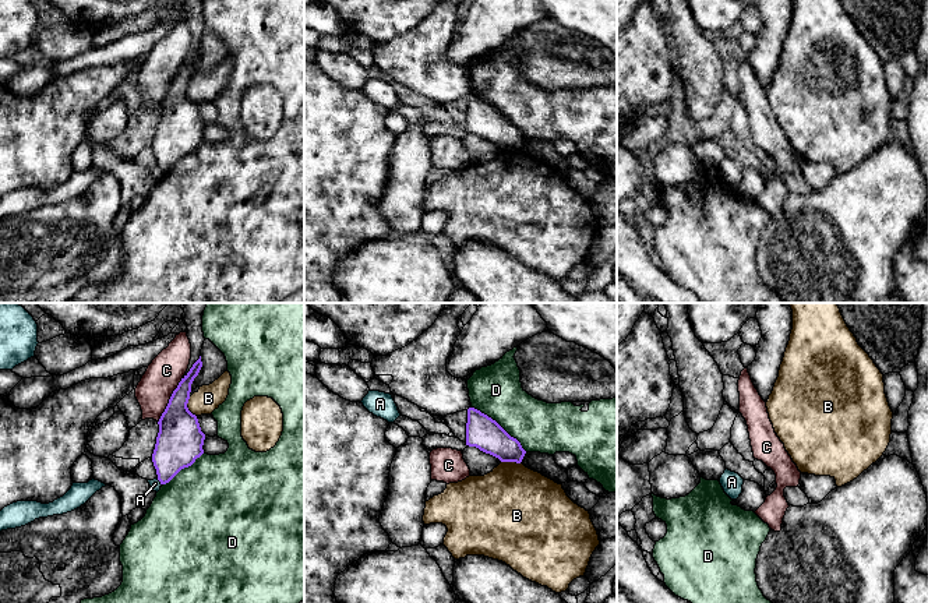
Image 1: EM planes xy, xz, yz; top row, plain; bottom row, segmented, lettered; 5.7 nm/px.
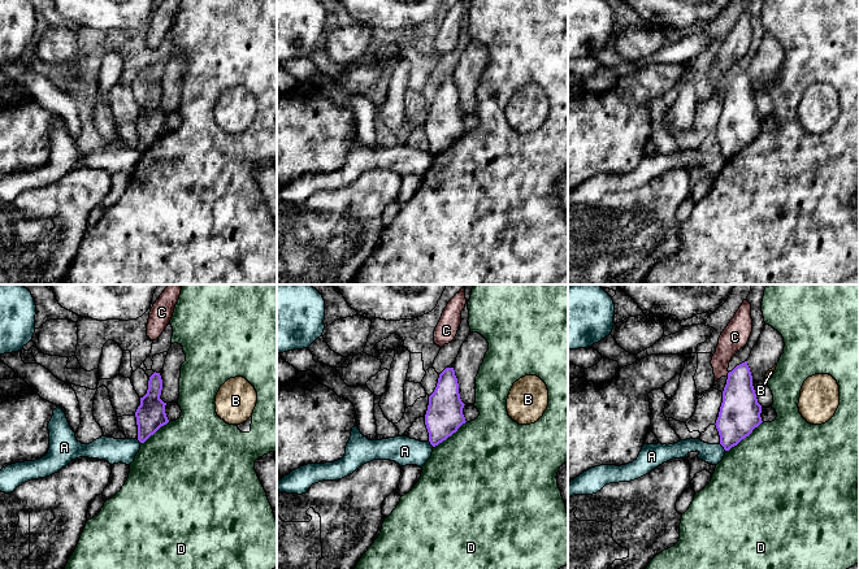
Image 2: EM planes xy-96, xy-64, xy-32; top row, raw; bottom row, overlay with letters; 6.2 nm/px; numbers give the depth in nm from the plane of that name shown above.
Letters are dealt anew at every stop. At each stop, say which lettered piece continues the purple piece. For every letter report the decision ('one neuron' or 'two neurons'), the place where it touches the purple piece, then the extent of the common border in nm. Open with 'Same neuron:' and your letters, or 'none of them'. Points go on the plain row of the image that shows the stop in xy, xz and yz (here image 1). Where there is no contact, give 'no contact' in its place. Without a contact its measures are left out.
Same neuron: none of them
A: two neurons; meets purple in xy at (159, 168); contact 50 nm long
B: two neurons; meets purple in xz at (511, 148); contact 120 nm long
C: two neurons; meets purple in xy at (169, 87); contact 300 nm long
D: two neurons; meets purple in xz at (498, 112); contact 420 nm long

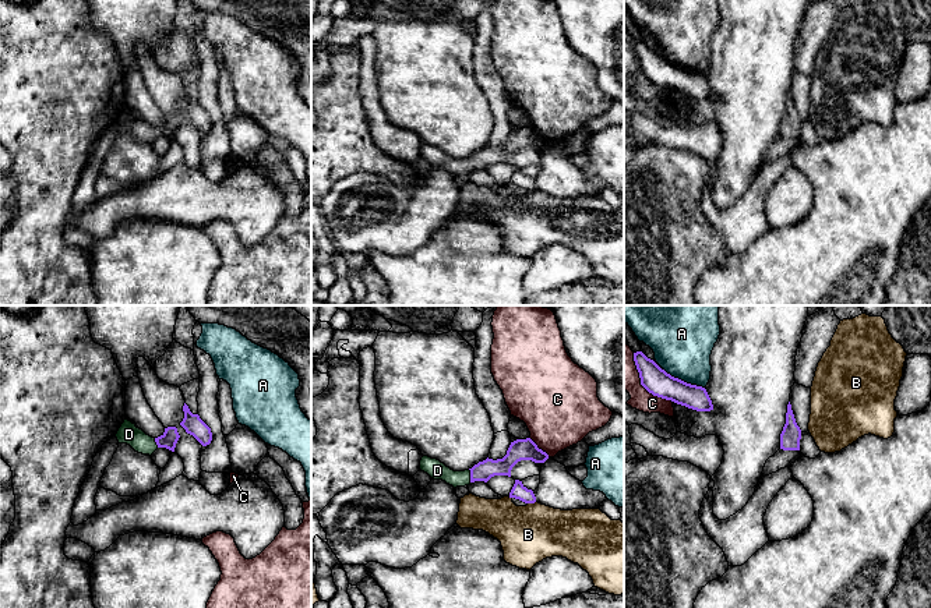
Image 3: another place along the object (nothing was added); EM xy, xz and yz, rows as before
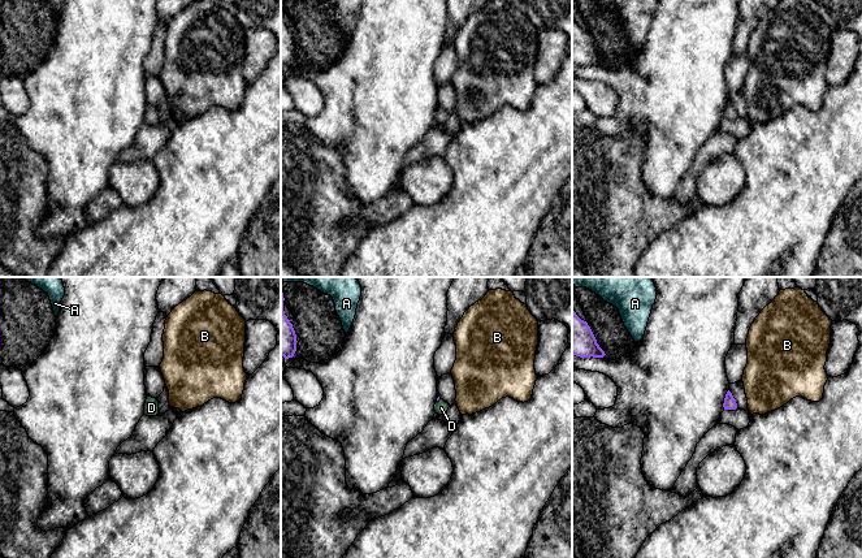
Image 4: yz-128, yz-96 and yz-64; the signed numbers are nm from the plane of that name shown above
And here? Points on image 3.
Same neuron: D
A: two neurons; meets purple in yz at (683, 69); contact 260 nm long
B: two neurons; meets purple in xz at (531, 190); contact 50 nm long
C: two neurons; meets purple in yz at (641, 71); contact 360 nm long
D: one neuron; meets purple in xz at (471, 163); contact 80 nm long

